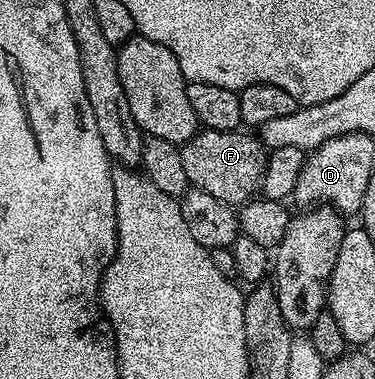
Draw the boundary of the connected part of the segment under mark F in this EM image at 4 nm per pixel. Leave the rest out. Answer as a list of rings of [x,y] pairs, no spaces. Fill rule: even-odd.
[[[204,128],[179,145],[182,166],[191,187],[206,190],[222,202],[243,206],[261,191],[264,183],[266,149],[255,135],[247,136],[244,130],[219,132]]]

